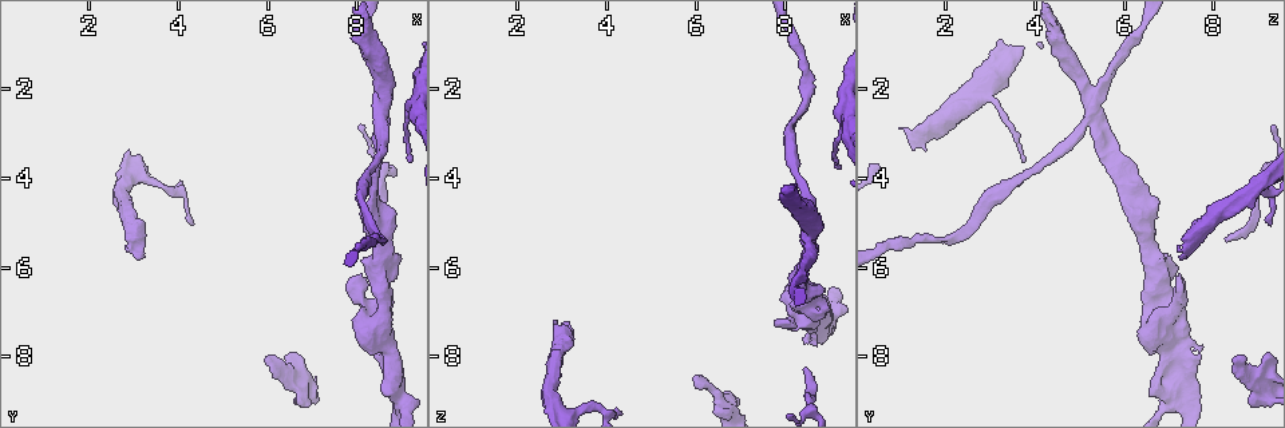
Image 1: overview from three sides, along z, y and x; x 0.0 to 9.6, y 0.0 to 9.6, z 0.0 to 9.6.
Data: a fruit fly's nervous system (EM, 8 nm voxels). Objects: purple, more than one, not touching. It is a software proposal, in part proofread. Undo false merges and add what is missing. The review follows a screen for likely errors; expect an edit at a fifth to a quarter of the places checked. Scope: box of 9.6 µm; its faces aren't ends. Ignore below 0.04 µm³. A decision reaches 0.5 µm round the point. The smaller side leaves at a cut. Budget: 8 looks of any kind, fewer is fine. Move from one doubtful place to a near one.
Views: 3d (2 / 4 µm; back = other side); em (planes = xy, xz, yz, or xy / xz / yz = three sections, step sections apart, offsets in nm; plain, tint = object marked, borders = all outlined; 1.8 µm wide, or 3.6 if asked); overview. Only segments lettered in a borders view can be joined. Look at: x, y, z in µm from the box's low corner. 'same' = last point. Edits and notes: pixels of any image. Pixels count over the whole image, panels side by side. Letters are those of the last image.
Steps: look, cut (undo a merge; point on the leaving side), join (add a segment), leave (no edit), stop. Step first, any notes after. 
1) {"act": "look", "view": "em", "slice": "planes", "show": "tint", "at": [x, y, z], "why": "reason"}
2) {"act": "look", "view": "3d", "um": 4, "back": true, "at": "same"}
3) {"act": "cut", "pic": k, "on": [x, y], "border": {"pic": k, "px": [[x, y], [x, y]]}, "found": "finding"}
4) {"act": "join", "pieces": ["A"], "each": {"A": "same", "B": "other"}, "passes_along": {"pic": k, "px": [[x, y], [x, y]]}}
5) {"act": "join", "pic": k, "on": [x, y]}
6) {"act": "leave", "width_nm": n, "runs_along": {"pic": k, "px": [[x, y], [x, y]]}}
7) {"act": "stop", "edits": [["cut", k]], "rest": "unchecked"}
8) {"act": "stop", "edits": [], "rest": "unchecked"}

{"act": "look", "view": "em", "slice": "planes", "show": "plain", "at": [3.05, 5.15, 7.60], "why": "calibre changes"}

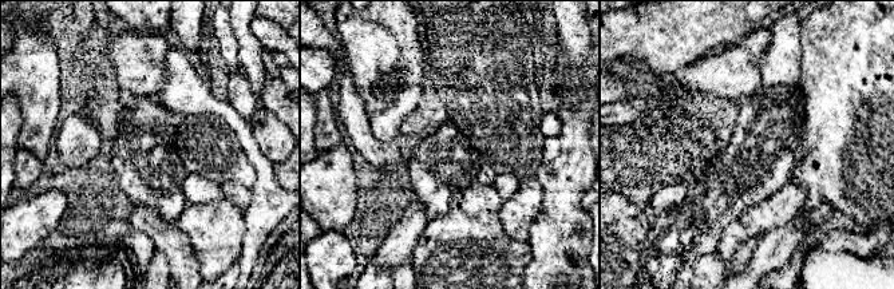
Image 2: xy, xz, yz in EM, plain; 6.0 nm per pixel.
{"act": "look", "view": "em", "slice": "planes", "show": "borders", "at": "same", "why": "what lies round it"}

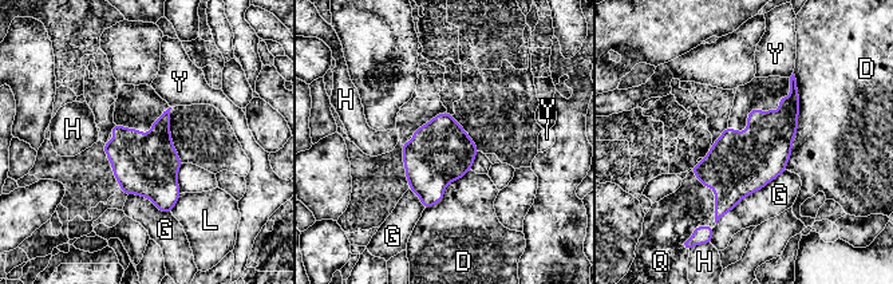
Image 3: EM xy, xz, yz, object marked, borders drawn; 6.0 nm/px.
{"act": "join", "pieces": ["Q"], "width_nm": 360, "each": {"D": "other", "G": "other", "H": "other", "L": "other", "Q": "same", "Y": "other"}, "passes_along": {"pic": 3, "px": [[738, 165], [715, 193], [691, 205]]}, "found": "the cell continues"}

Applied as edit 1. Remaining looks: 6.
{"act": "look", "view": "overview"}

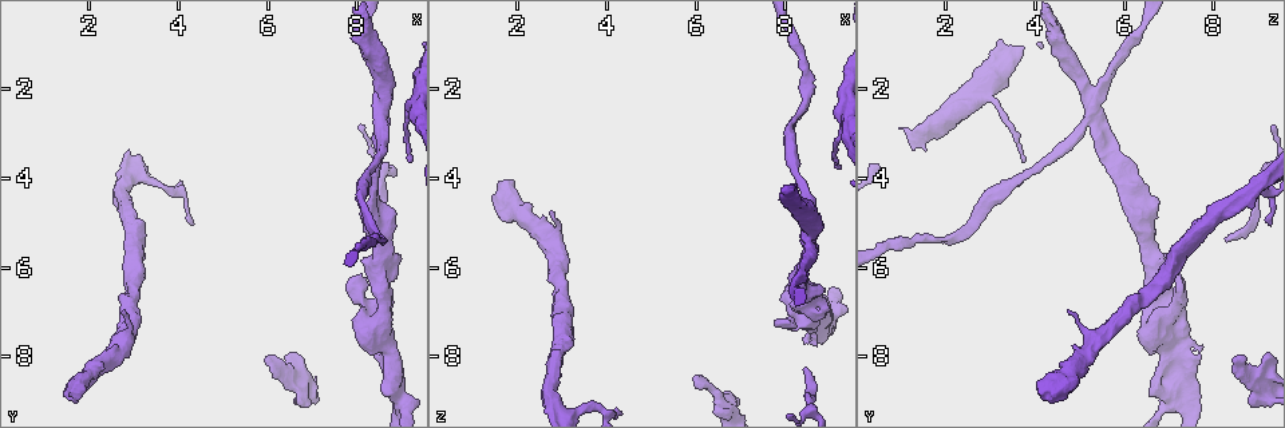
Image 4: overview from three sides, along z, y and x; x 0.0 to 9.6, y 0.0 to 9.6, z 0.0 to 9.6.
{"act": "look", "view": "3d", "um": 4, "at": [1.90, 8.70, 4.10], "why": "stops while still wide"}

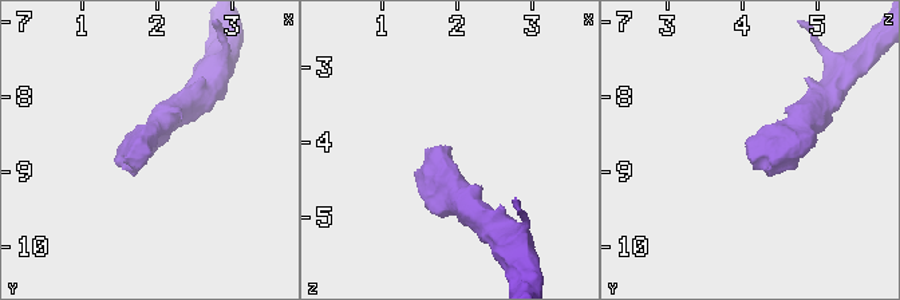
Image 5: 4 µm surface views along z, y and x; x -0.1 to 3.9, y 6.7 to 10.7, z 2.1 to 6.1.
{"act": "look", "view": "em", "slice": "xz", "step": 8, "show": "plain", "at": [1.90, 8.65, 4.05], "why": "need the tissue"}

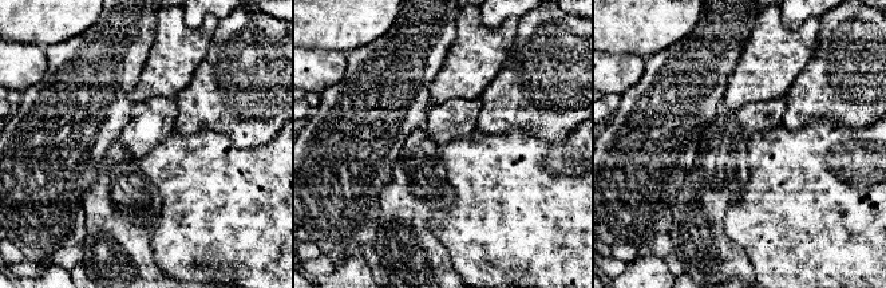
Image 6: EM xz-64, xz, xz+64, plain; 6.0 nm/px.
{"act": "look", "view": "em", "slice": "xz", "step": 8, "show": "borders", "at": "same", "why": "what lies round it"}

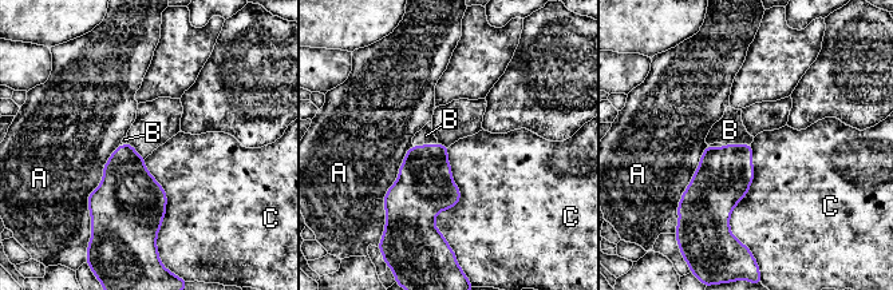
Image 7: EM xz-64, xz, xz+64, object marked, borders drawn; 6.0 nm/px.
{"act": "join", "pieces": ["B"], "each": {"A": "other", "B": "same", "C": "other"}, "passes_along": {"pic": 7, "px": [[723, 177], [738, 144], [730, 130]]}, "found": "it goes on there"}

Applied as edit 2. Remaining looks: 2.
{"act": "look", "view": "3d", "um": 4, "at": [5.90, 8.10, 8.40], "why": "free end"}

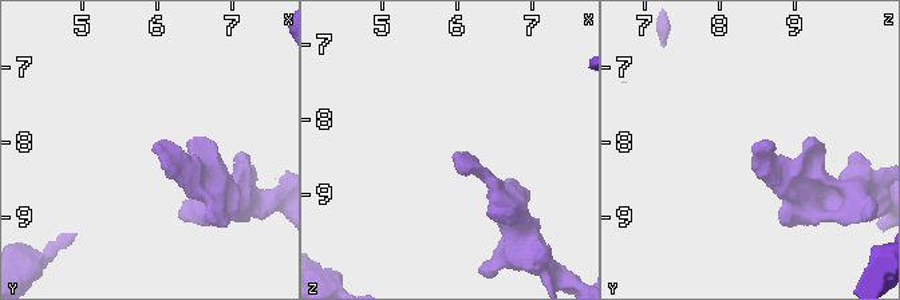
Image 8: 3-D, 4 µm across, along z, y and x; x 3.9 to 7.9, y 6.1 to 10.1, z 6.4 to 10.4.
{"act": "look", "view": "em", "slice": "planes", "show": "borders", "at": [5.95, 8.10, 8.40], "why": "need the tissue"}

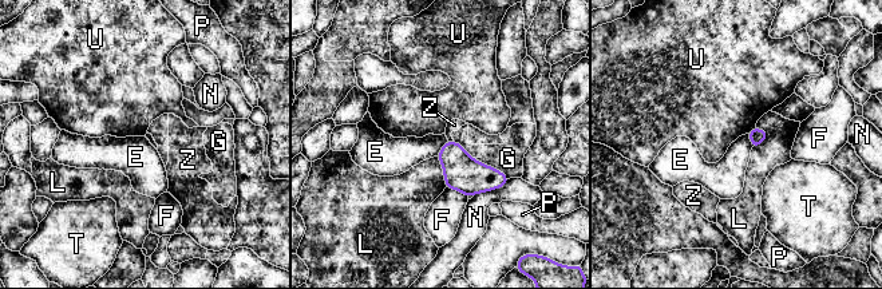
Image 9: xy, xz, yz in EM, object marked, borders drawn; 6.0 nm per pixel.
{"act": "leave", "each": {"E": "other", "F": "other", "G": "other", "L": "other", "N": "other", "P": "other", "T": "other", "U": "other", "Z": "other"}, "border": {"pic": 9, "px": [[447, 139], [436, 155]]}, "found": "no lettered segment goes on from it"}

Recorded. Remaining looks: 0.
{"act": "stop", "edits": [["join", 3], ["join", 7]], "rest": "unchecked"}

